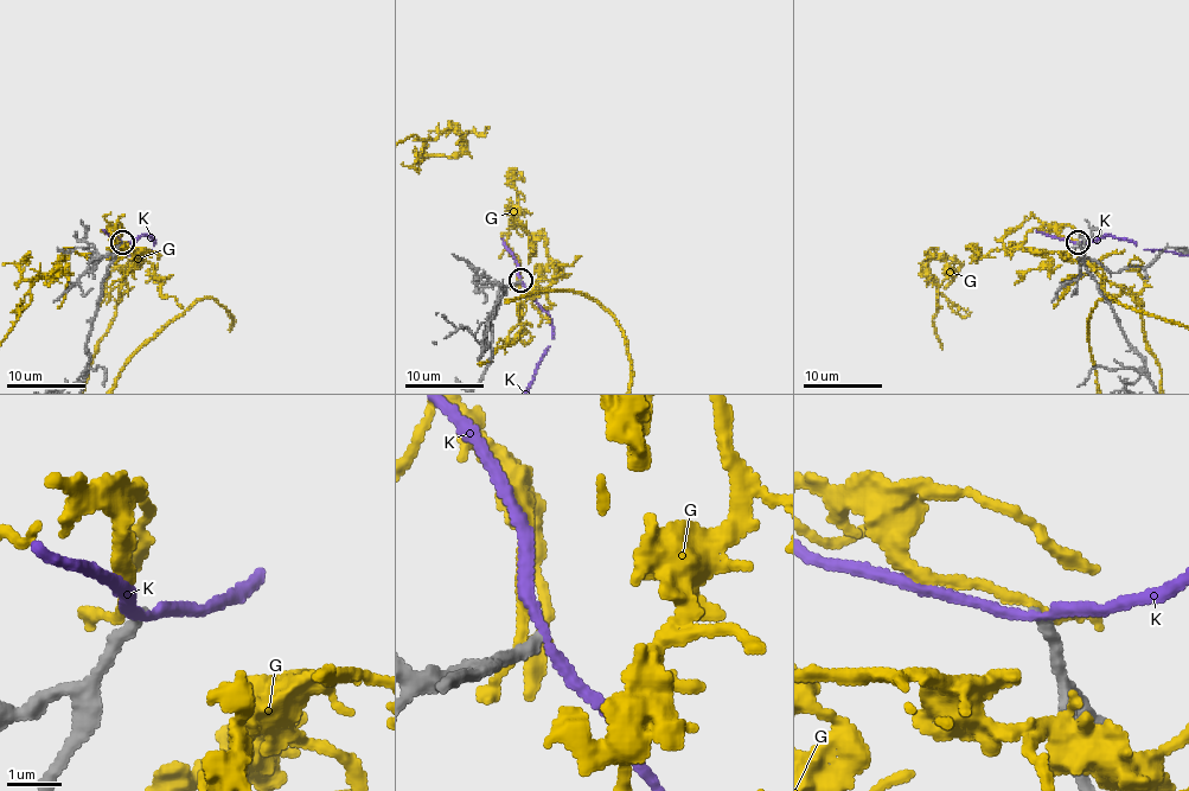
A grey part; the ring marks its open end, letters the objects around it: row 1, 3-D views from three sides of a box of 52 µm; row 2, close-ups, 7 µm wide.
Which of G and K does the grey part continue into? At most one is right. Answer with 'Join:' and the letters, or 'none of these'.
Join: none of these

